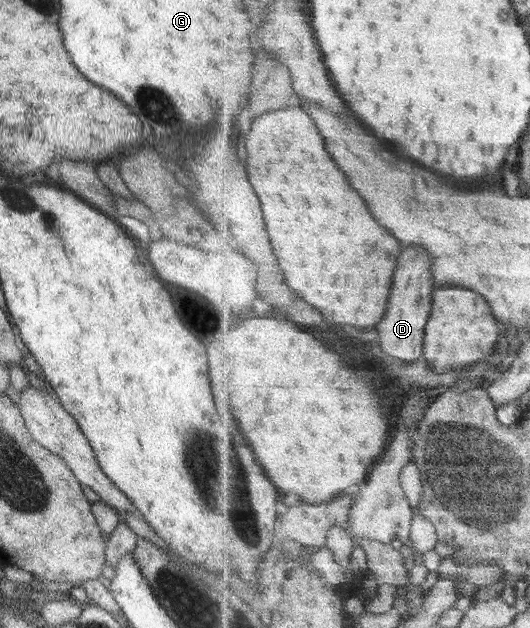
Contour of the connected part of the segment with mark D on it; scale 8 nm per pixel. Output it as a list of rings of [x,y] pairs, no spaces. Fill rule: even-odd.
[[[406,248],[402,252],[402,258],[398,262],[398,274],[394,274],[394,290],[392,290],[385,317],[376,326],[381,350],[384,350],[384,353],[392,358],[400,358],[402,362],[414,362],[424,358],[425,328],[430,320],[433,309],[433,293],[436,290],[433,282],[433,260],[431,258],[428,250]]]

